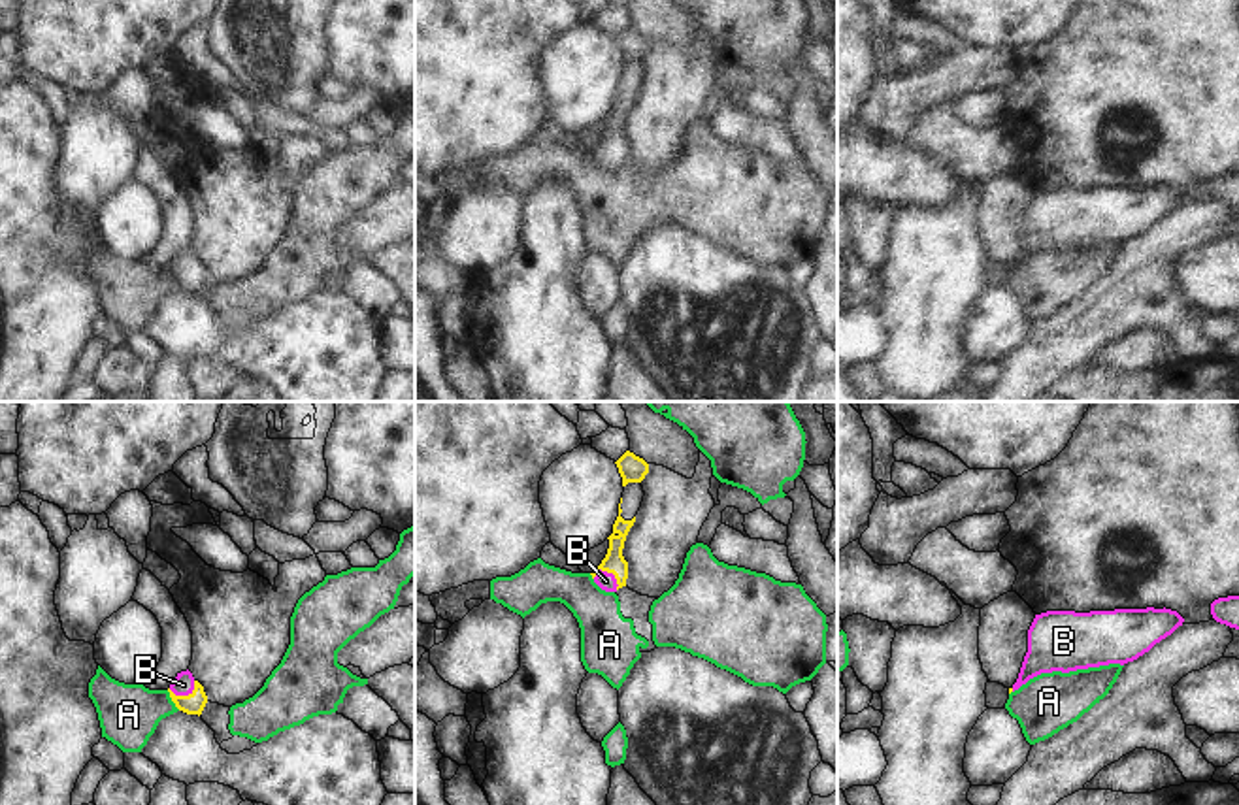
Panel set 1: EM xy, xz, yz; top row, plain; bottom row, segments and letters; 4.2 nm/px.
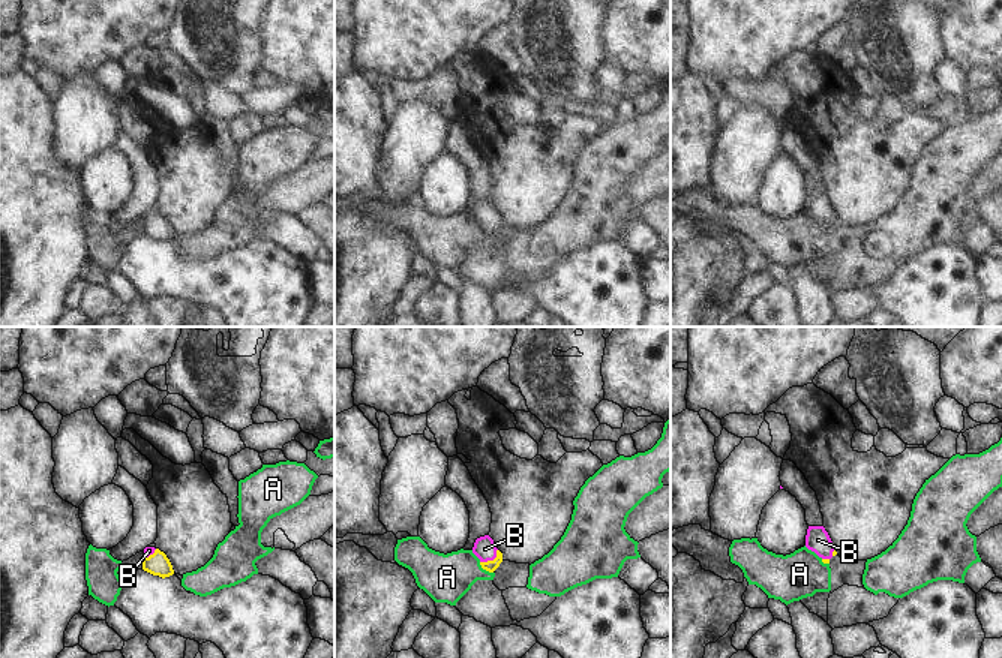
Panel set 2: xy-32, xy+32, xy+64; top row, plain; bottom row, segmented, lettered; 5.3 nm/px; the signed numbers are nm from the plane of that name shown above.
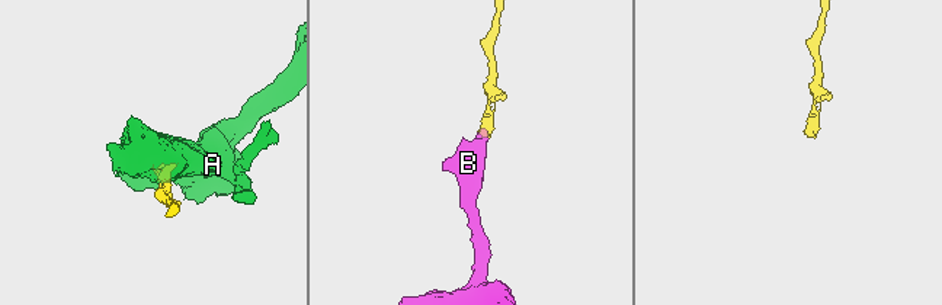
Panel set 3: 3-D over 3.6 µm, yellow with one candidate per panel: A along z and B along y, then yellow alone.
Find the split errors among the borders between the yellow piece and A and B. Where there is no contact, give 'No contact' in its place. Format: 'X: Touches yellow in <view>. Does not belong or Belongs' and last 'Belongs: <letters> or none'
A: Touches yellow in xy. Does not belong
B: Touches yellow in xz. Belongs
Belongs: B

